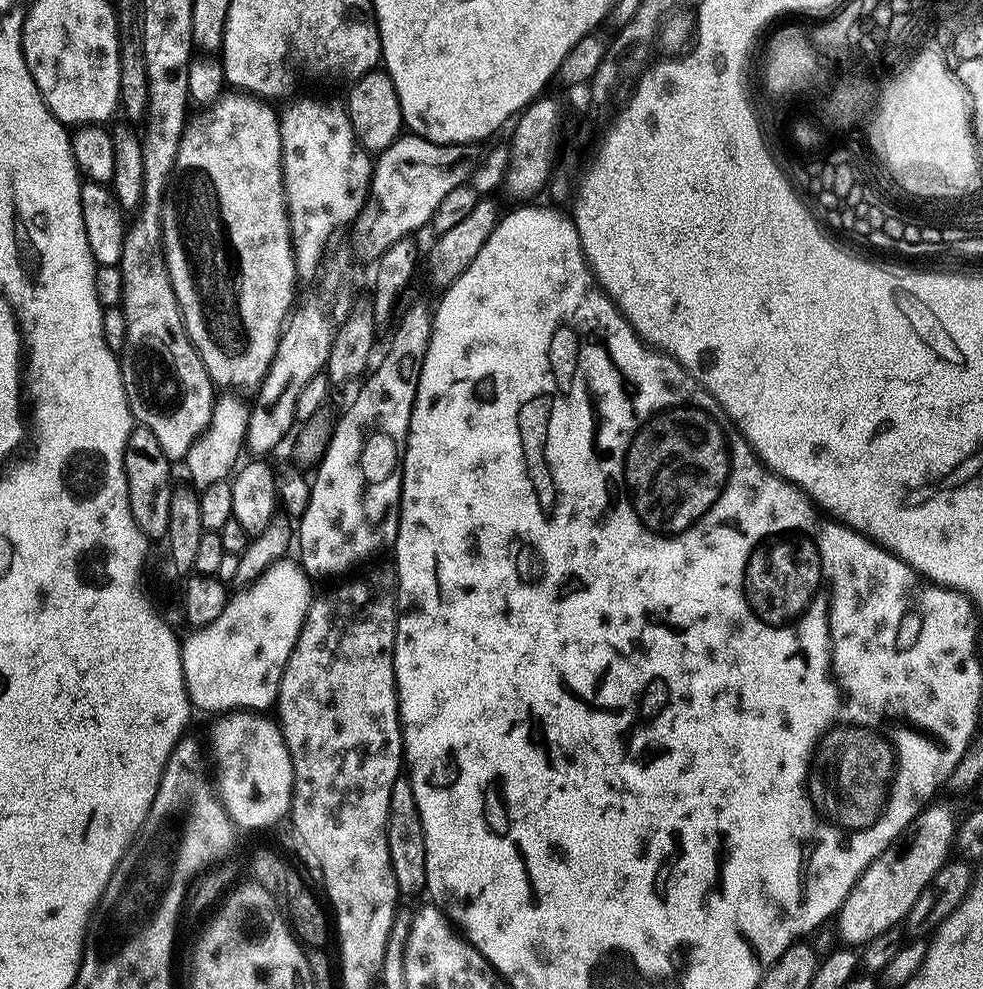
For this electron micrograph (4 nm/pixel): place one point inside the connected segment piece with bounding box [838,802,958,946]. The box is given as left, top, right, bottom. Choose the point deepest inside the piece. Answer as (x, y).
(888, 889)

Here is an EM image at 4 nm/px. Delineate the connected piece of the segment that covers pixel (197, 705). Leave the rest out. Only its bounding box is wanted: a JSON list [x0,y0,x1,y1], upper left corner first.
[182,559,314,714]

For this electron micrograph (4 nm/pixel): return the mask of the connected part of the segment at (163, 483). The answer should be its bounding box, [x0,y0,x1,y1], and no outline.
[124,423,174,542]

